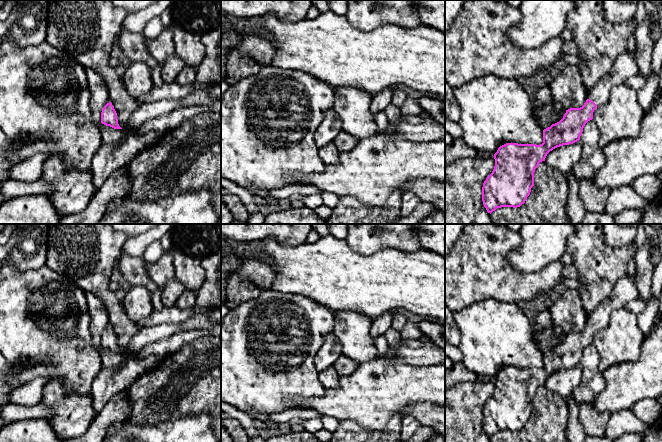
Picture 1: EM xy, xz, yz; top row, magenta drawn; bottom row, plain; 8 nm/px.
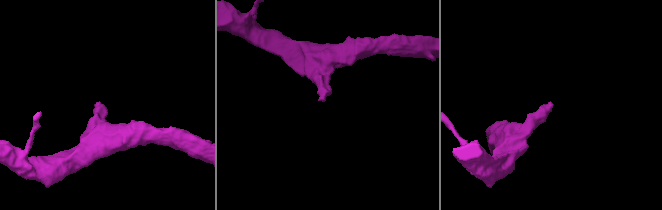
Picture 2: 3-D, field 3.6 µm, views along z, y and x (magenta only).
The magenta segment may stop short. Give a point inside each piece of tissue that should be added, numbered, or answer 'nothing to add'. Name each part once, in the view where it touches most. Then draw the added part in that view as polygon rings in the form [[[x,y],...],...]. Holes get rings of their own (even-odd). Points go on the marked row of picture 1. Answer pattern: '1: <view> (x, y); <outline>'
1: yz (625, 65); [[[637,48],[633,52],[626,49],[616,57],[611,69],[592,87],[588,99],[592,100],[597,107],[602,106],[609,100],[615,86],[624,84],[628,78],[638,75],[641,75],[641,72]]]

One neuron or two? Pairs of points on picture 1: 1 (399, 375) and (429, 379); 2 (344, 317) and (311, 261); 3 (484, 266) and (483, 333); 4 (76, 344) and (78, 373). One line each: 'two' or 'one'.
1: one
2: two
3: two
4: one

